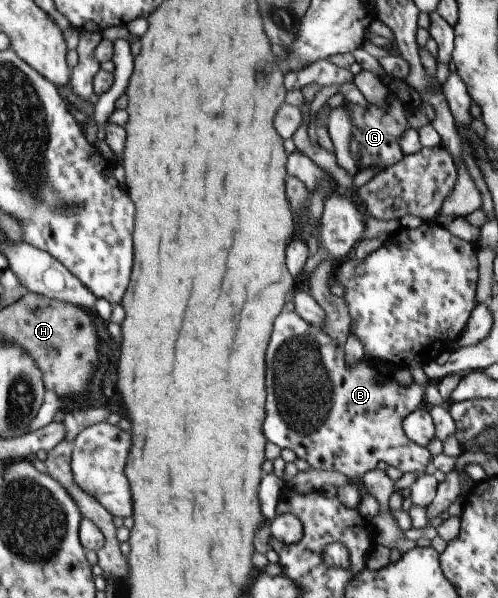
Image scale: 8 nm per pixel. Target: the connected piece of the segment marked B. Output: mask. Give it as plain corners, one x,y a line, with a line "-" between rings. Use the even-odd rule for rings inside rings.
295,311
281,312
275,322
273,322
273,332
265,350
265,394
267,394
267,402
265,402
265,420
263,420
263,436
267,438
267,442
275,444
277,448
291,450
297,458
305,460
310,468
315,470
331,470
331,472
339,472
343,476
359,477
367,471
376,470
377,462
385,462
388,466
394,466
397,470
405,472
418,472
425,474
429,471
430,455
427,448
416,445
411,439
405,436
402,431
402,420
406,414
409,414
414,408
417,408
423,403
423,390
413,380
401,386
393,380
391,374
381,374
377,364
373,364
369,359
363,358
356,363
346,363
344,359
344,345
336,343
336,340
330,339
330,336
321,328
310,325
304,321
-
381,376
381,381
378,383
376,377

